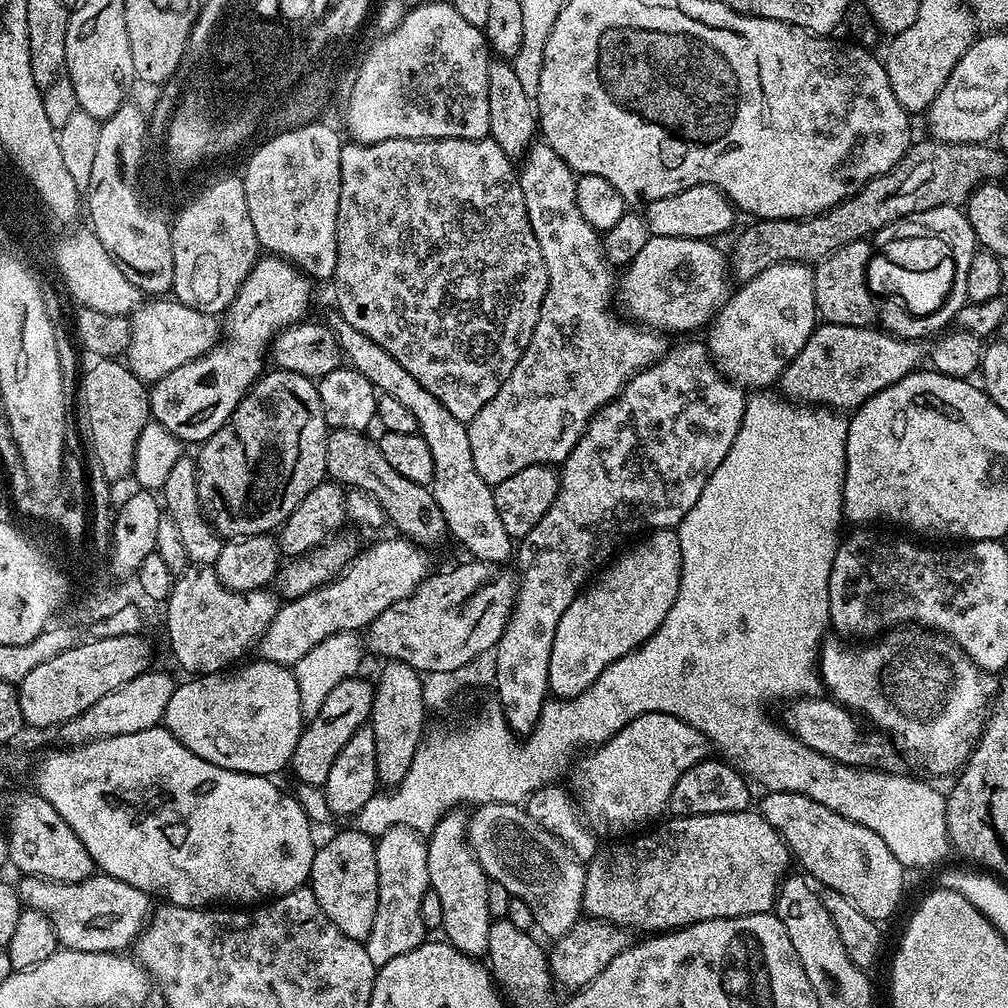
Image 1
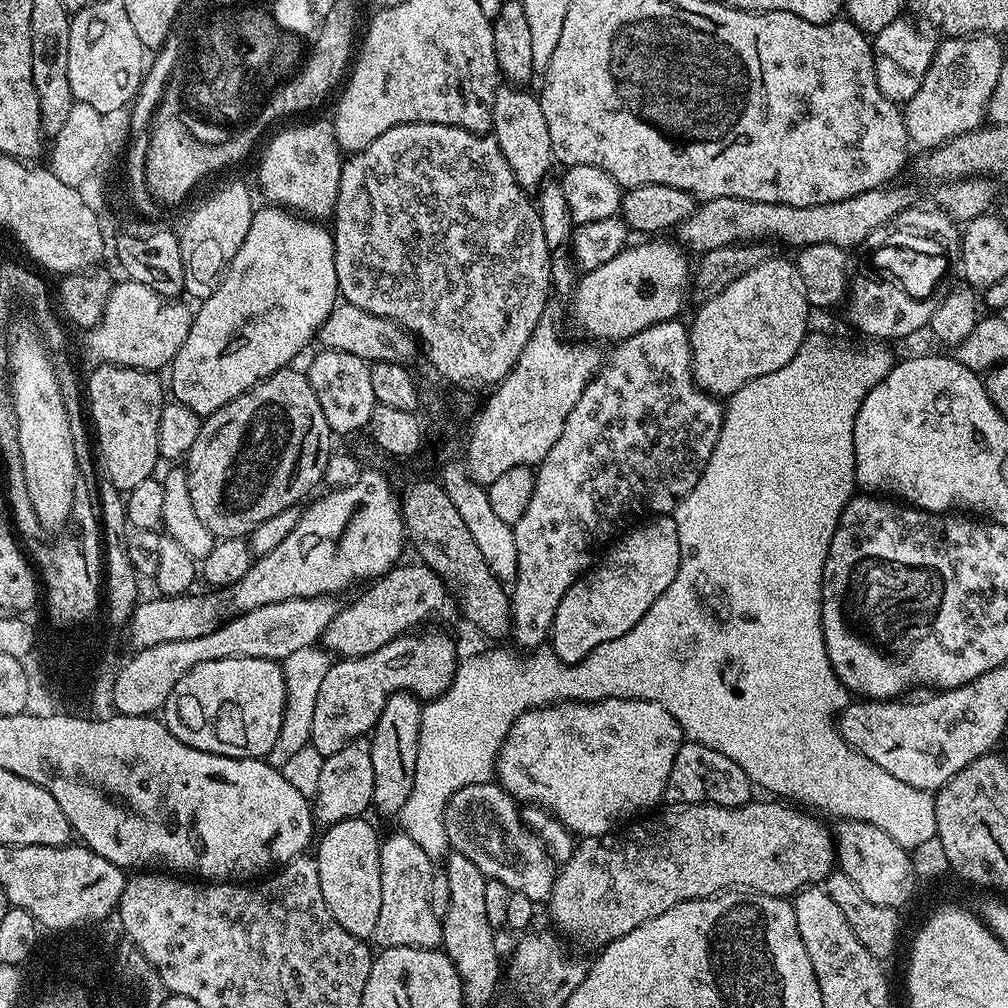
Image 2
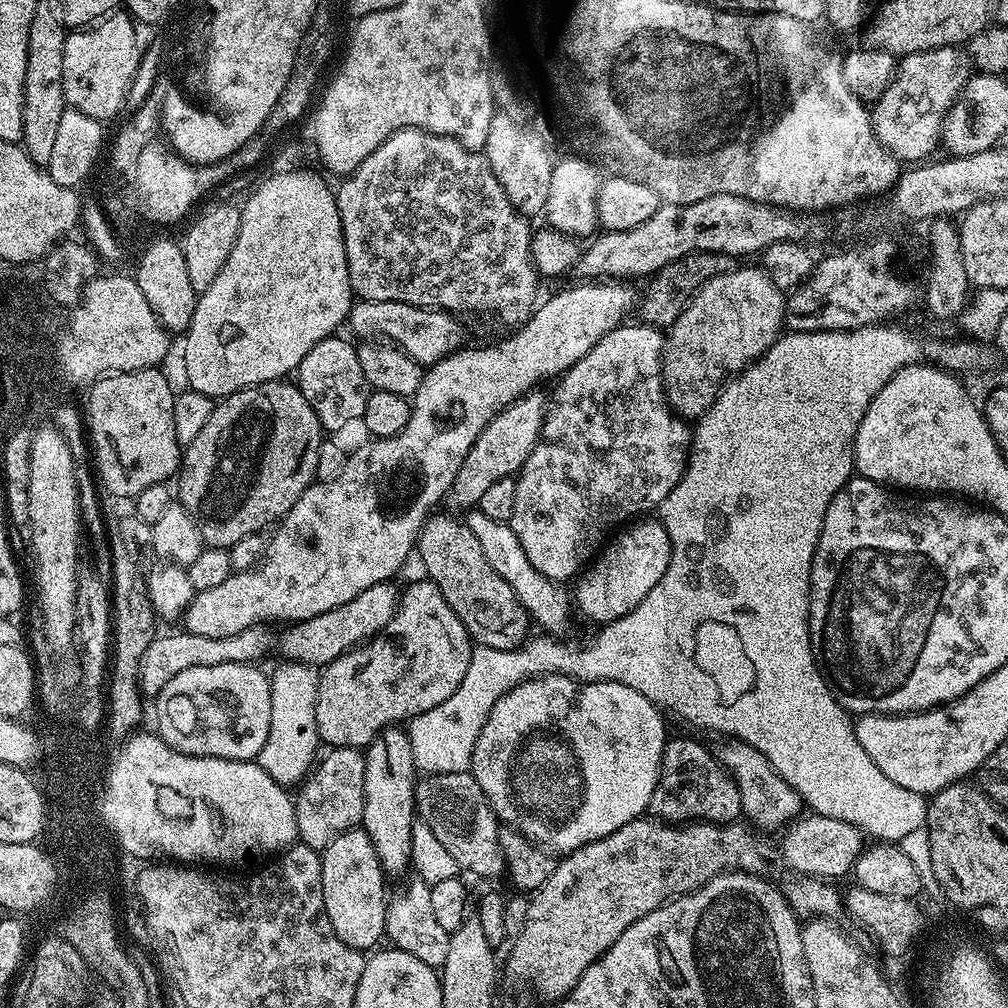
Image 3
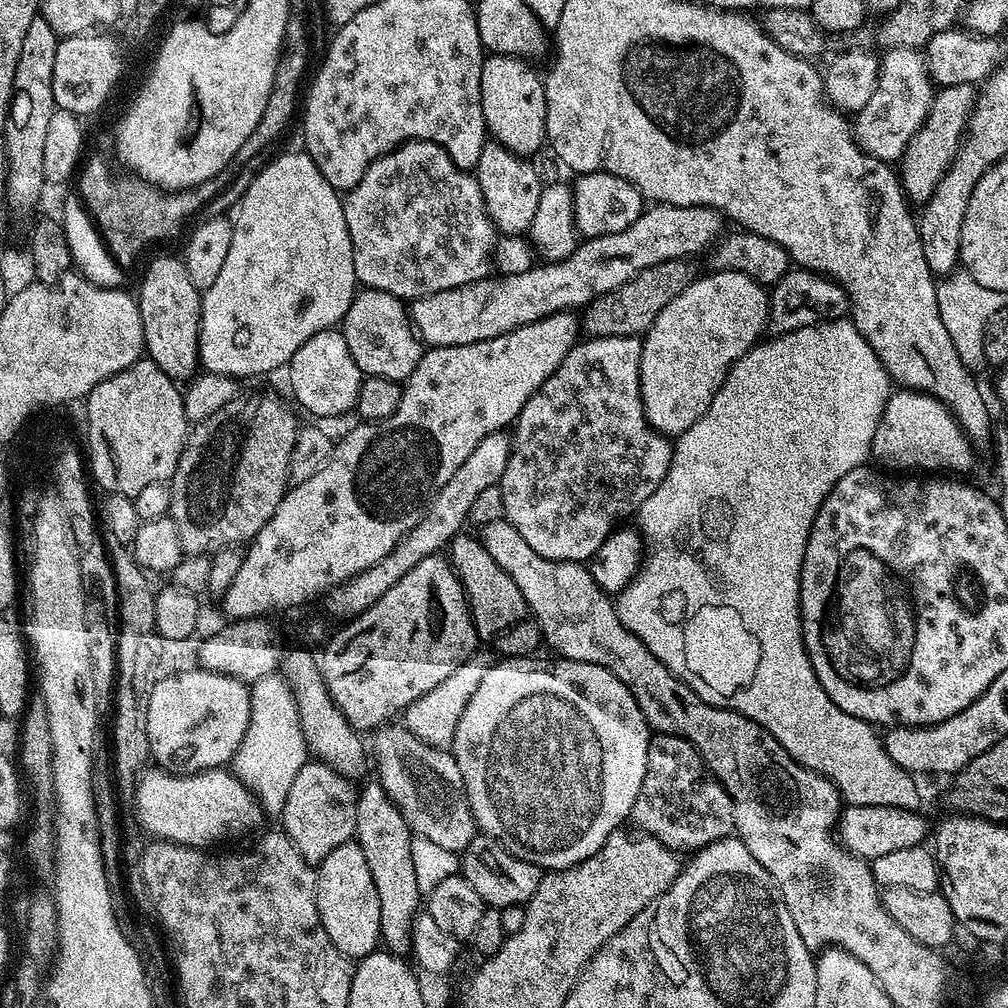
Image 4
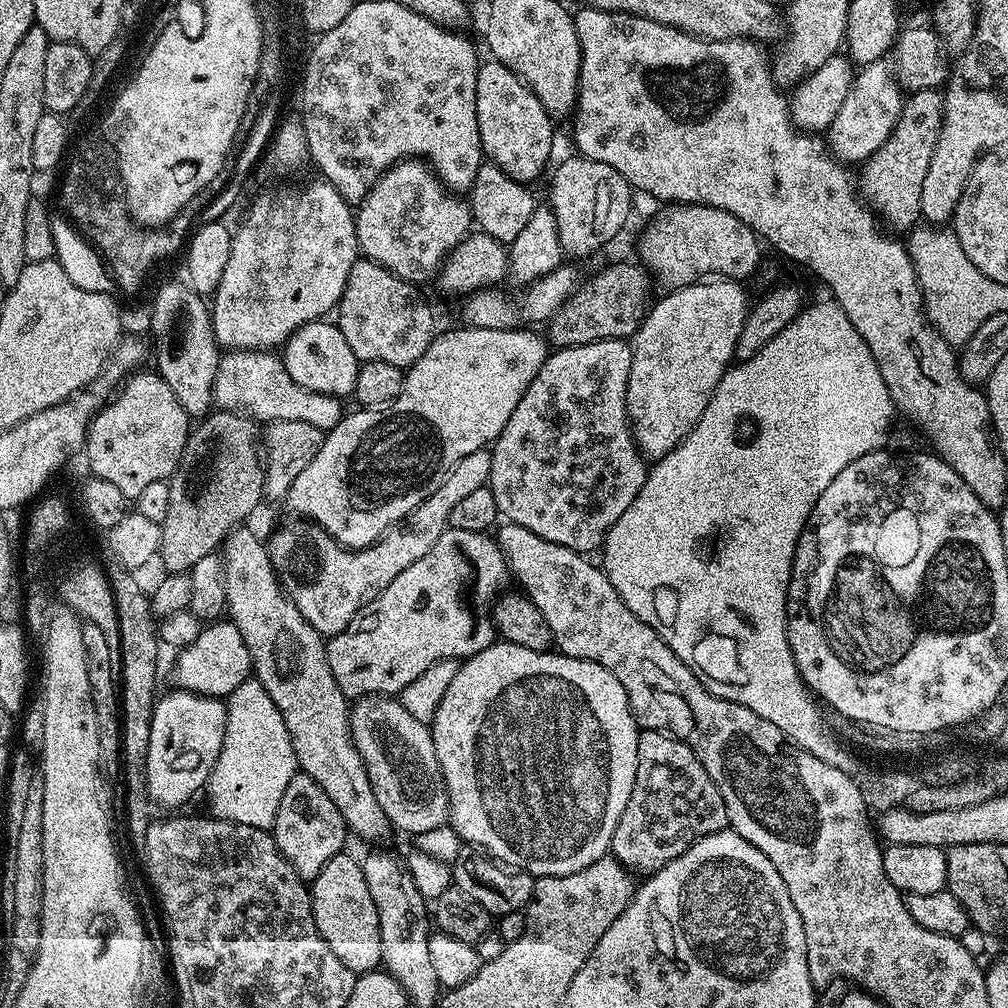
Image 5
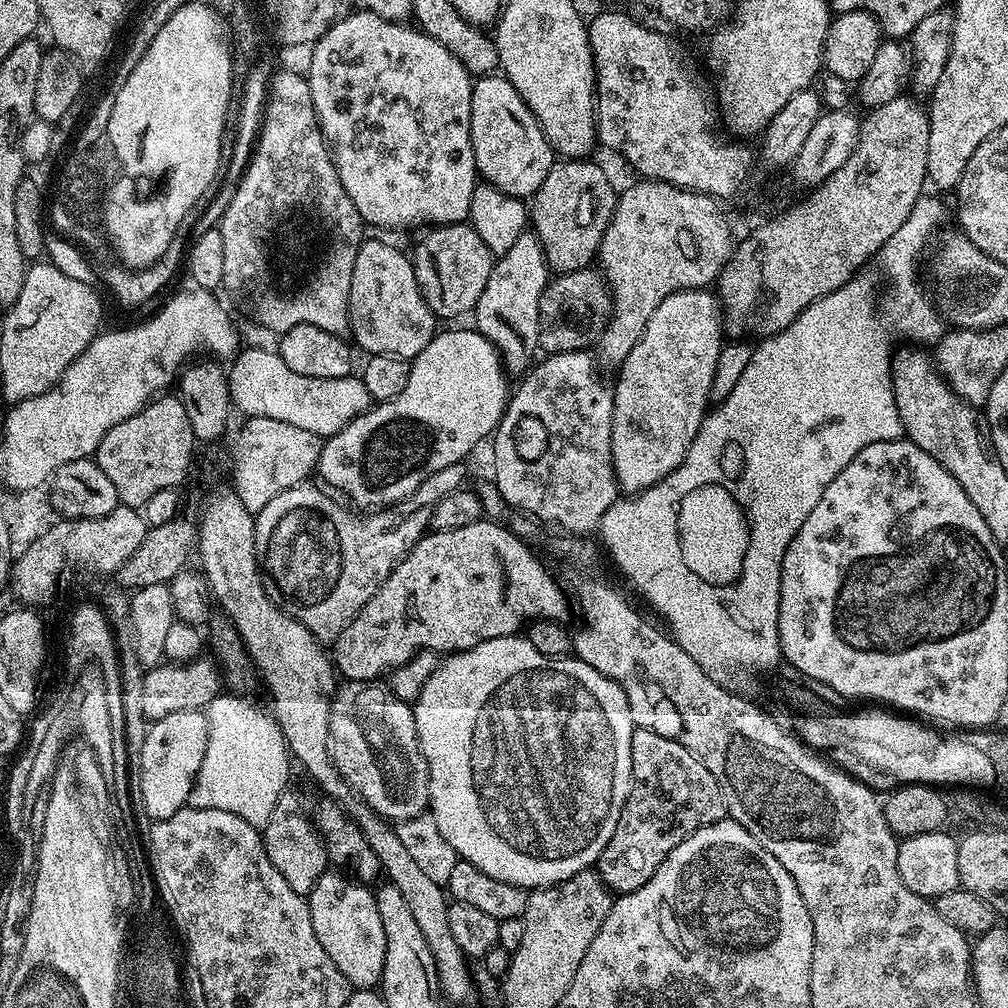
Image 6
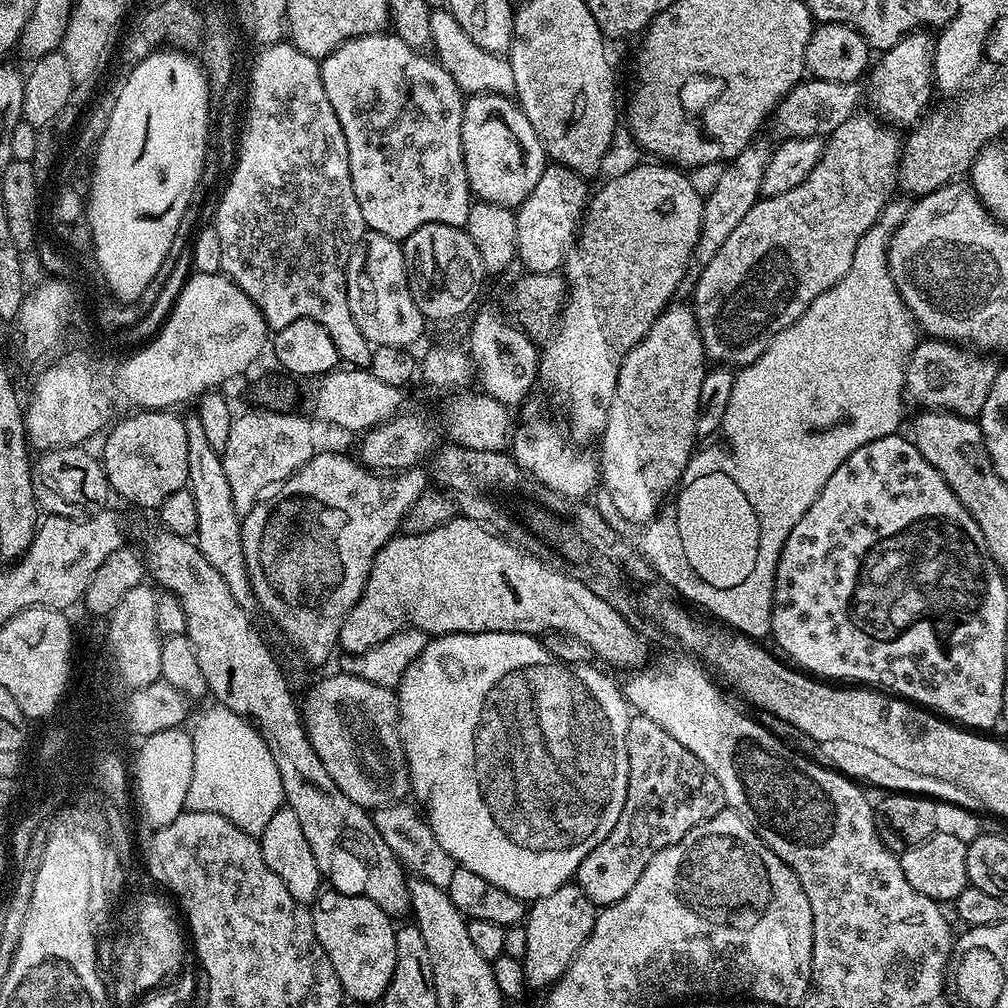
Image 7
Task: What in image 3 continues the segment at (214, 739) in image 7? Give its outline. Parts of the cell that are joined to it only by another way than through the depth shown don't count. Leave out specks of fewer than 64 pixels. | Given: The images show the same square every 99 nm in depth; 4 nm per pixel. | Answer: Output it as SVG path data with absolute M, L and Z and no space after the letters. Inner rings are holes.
M284 662L281 665L281 668L271 669L270 672L270 730L258 763L262 770L266 770L266 774L270 774L270 778L274 778L274 782L296 786L317 763L316 747L321 747L322 744L316 725L320 678L313 665L295 662Z

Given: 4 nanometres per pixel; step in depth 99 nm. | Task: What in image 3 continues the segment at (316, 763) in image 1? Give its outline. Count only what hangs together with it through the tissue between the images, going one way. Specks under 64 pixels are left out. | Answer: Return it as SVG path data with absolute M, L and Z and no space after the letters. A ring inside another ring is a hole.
M421 578L417 584L410 585L405 592L403 589L398 596L394 618L390 618L390 622L377 636L367 640L365 644L359 644L358 647L350 649L346 654L334 658L334 662L323 665L322 671L319 673L320 685L318 686L318 698L316 699L316 725L318 726L321 741L332 748L358 748L364 750L367 749L368 745L371 744L372 740L383 728L390 728L399 725L401 722L407 722L413 716L426 714L426 710L434 710L434 706L446 702L446 698L450 698L450 694L454 694L454 690L458 690L462 678L466 678L466 670L470 666L473 647L466 626L462 626L458 614L454 610L450 610L446 598L442 598L442 594L433 580Z

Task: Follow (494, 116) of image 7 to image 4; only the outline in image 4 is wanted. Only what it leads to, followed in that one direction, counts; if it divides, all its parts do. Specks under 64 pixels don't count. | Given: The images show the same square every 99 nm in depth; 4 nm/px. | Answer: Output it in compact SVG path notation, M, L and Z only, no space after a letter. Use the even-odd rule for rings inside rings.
M489 55L482 66L482 86L480 87L480 101L487 135L515 156L532 158L532 155L546 144L546 96L544 81L541 73L535 72L527 59L520 56Z

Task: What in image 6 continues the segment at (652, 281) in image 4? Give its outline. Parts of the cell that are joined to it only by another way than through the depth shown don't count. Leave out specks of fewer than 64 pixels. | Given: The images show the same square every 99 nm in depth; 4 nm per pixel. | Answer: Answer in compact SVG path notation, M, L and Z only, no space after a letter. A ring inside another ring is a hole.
M589 266L582 270L574 270L573 272L557 275L555 278L549 279L546 290L542 294L539 347L544 347L543 351L548 354L554 352L578 352L587 349L599 341L611 314L612 289L608 287L608 281L604 279L603 275L595 267Z

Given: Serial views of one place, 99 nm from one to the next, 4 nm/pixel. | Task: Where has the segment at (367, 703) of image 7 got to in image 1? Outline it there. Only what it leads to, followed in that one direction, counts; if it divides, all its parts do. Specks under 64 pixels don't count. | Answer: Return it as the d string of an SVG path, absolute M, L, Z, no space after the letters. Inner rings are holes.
M482 804L469 815L468 845L478 858L489 881L502 883L511 899L526 902L536 919L535 927L541 928L548 938L565 936L579 924L584 912L584 869L580 861L558 837L541 826L539 820L528 815L519 804Z

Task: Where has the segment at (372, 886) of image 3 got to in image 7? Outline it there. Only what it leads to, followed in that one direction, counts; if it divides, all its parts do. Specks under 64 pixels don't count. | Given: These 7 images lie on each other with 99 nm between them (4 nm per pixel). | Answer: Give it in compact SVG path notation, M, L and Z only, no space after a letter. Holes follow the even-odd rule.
M335 890L321 891L311 905L312 921L314 922L314 934L318 934L318 942L322 950L330 958L334 966L334 974L338 974L338 982L342 986L345 997L350 1001L361 1000L364 1004L375 1005L383 1000L384 991L390 986L390 978L394 974L394 938L397 925L393 917L387 916L374 902L370 902L365 896L347 896Z

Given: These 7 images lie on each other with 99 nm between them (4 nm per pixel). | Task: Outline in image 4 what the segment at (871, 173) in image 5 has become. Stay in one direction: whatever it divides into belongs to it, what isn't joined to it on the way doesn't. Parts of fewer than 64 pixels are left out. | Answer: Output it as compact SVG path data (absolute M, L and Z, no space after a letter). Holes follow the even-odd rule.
M970 84L940 88L932 97L932 108L922 126L910 138L903 156L898 161L900 187L913 205L922 206L934 194L942 174L952 164L952 159L966 135L968 115L976 104L977 89ZM916 203L916 204L915 204Z

